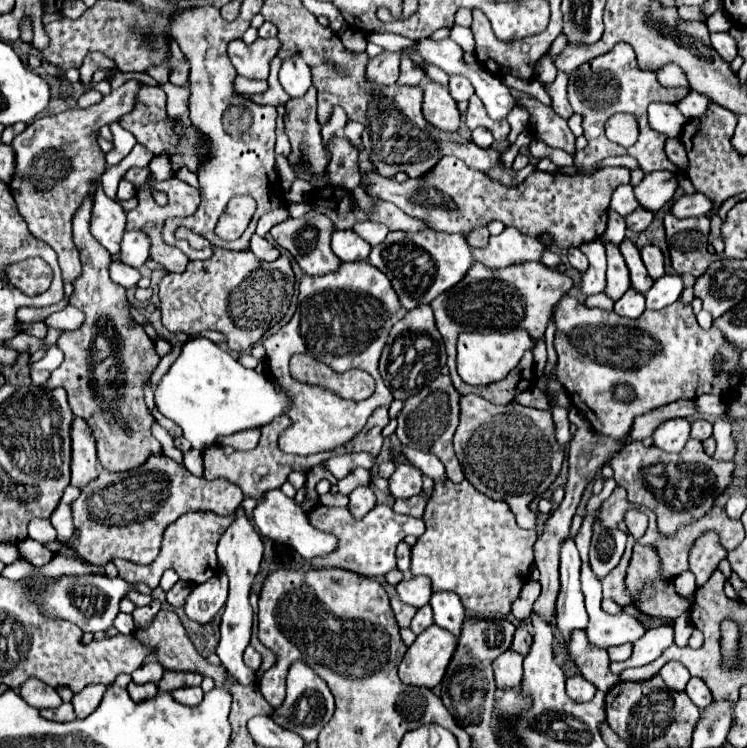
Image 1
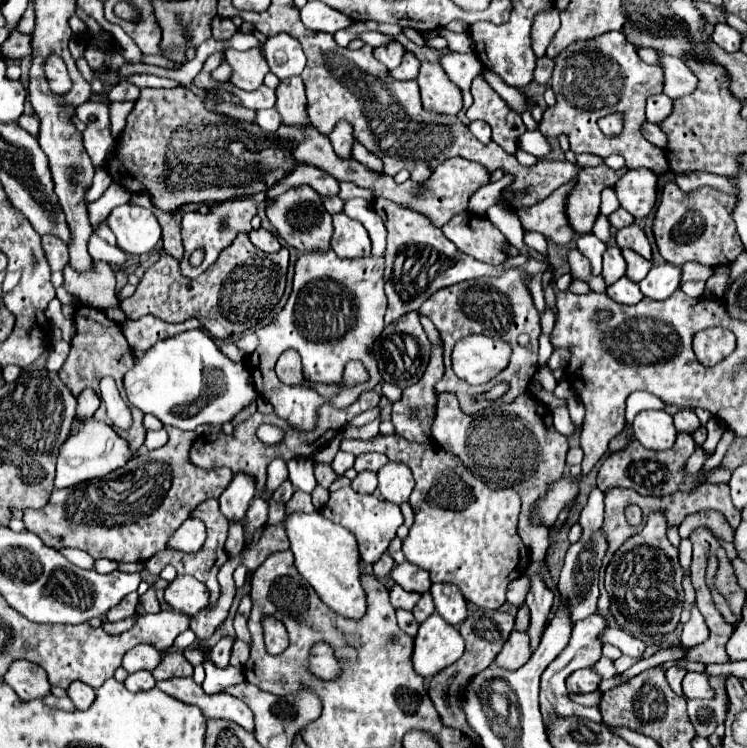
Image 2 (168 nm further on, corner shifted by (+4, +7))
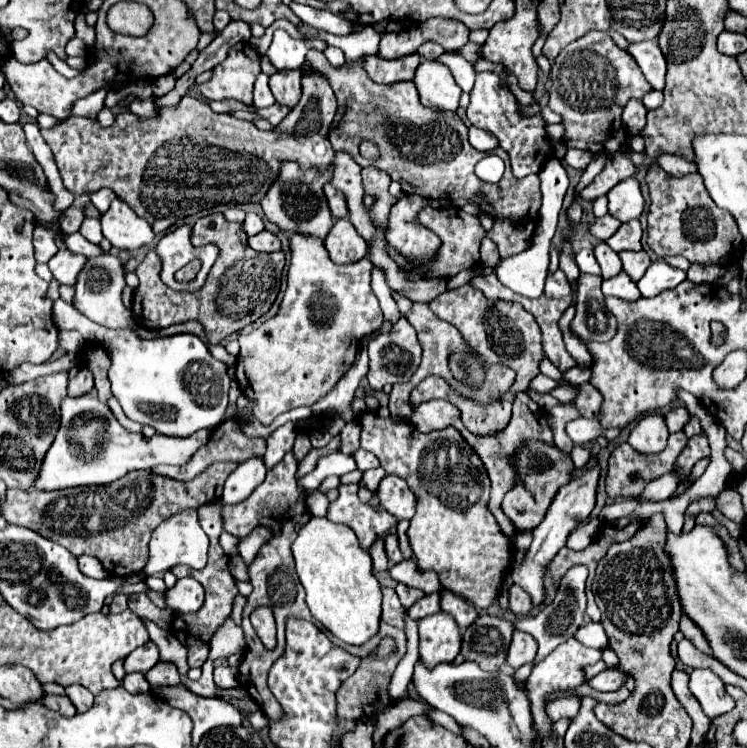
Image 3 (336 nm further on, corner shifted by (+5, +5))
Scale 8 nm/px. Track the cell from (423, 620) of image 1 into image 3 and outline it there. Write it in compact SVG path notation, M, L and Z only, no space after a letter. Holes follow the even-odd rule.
M432 593L432 595L424 595L422 599L418 599L410 609L408 609L408 615L416 621L428 617L428 615L434 615L440 611L440 593Z

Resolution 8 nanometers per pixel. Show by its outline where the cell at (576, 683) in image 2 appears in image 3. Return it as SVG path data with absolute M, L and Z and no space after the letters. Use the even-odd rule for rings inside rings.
M606 669L600 675L596 675L594 679L586 681L590 687L598 689L598 691L618 691L626 681L626 673L620 669Z

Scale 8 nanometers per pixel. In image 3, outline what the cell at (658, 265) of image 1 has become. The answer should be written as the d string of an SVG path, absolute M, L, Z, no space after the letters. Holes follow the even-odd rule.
M628 221L628 223L622 223L620 229L606 241L616 253L618 251L640 251L642 245L640 245L640 237L642 237L642 227L638 221Z

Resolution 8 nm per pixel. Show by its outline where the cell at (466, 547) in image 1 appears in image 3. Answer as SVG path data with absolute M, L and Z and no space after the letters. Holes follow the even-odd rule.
M364 411L362 415L358 415L358 423L362 427L362 449L374 453L380 465L388 473L404 479L416 495L416 515L410 519L408 537L418 567L436 571L446 591L452 591L454 595L472 601L476 607L490 607L496 601L498 591L502 587L504 571L508 571L512 565L512 545L510 539L500 531L494 515L488 511L490 479L476 451L464 441L464 437L454 427L446 427L442 431L432 433L420 433L412 423L394 423L392 417L378 417L376 411Z

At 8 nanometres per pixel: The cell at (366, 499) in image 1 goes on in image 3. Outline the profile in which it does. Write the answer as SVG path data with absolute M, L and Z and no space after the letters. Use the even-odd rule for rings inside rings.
M376 467L376 469L368 469L366 473L364 473L364 477L362 477L362 485L364 487L368 487L372 493L378 489L378 483L380 483L380 479L384 479L386 477L386 471L382 469L382 467Z

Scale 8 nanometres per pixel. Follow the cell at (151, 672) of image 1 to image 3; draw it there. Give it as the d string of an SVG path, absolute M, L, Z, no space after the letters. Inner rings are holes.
M148 641L148 643L144 643L142 647L134 649L134 651L124 659L124 669L126 669L126 673L134 673L134 671L146 673L146 671L150 671L158 661L160 661L160 657L158 657L158 647L156 647L152 641Z

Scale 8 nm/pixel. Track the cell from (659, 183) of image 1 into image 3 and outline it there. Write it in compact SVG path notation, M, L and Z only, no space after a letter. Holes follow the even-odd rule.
M634 177L618 183L614 189L610 189L606 197L608 197L608 213L622 223L630 219L638 219L644 209L644 197Z

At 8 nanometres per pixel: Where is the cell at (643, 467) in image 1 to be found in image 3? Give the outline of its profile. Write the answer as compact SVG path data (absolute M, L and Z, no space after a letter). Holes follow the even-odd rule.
M678 431L678 433L672 433L670 439L668 439L668 445L664 451L656 453L656 455L640 455L638 451L634 451L628 443L622 443L618 445L612 455L610 455L610 461L608 461L608 477L606 477L606 491L608 491L608 497L610 499L616 499L616 497L638 497L642 493L642 489L646 487L646 483L658 479L660 475L664 473L670 473L672 467L674 467L674 461L676 457L680 455L680 451L686 447L686 441L688 437L684 435L684 431Z

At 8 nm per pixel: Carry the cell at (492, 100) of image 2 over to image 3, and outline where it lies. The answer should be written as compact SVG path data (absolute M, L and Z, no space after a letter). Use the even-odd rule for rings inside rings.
M484 71L476 75L474 89L470 91L470 105L466 109L468 121L484 131L490 131L494 137L498 137L500 147L510 155L514 177L522 179L530 173L538 173L542 165L550 159L550 141L546 135L546 121L540 113L534 117L524 117L518 111L518 103L514 95L500 83L500 77L492 71Z

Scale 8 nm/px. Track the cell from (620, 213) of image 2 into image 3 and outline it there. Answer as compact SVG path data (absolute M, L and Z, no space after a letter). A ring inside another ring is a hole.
M604 215L604 217L596 217L594 223L588 225L588 231L592 237L600 239L600 241L606 241L608 237L612 237L616 233L616 229L620 227L618 219L612 217L612 215Z

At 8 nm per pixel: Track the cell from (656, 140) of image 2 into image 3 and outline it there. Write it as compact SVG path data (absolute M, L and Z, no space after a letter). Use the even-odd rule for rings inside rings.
M630 99L630 101L626 103L624 113L622 113L622 121L626 123L626 127L628 127L632 133L640 131L640 129L646 125L646 111L648 111L648 109L646 109L644 103L638 101L638 99Z

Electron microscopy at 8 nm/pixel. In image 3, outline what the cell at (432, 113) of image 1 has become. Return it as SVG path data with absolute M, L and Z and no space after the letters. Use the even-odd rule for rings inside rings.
M424 59L416 69L414 85L420 93L420 101L426 107L438 111L456 111L462 89L456 85L450 69L438 61Z

